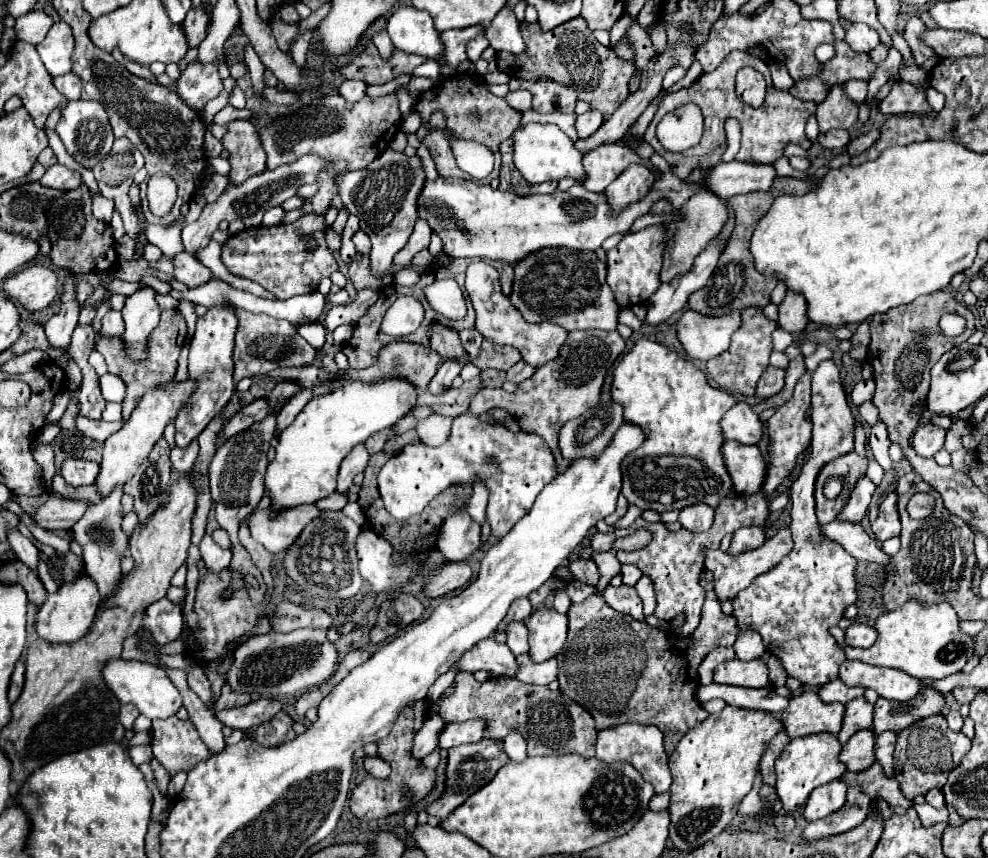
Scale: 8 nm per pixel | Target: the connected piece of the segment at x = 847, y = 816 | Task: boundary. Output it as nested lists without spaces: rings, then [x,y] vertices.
[[[849,788],[845,806],[823,820],[809,822],[805,826],[805,830],[801,832],[801,840],[813,842],[819,838],[837,836],[837,834],[853,830],[855,826],[859,826],[867,818],[869,806],[871,806],[871,798],[865,796],[865,792],[861,792],[861,788]]]

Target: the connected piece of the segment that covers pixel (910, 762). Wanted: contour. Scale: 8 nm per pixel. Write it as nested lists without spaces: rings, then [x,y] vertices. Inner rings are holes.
[[[943,714],[913,722],[909,728],[899,732],[895,748],[895,780],[899,782],[901,792],[907,800],[913,800],[917,794],[927,794],[931,788],[941,788],[949,772],[961,762],[969,748],[971,740],[963,732],[949,730]]]

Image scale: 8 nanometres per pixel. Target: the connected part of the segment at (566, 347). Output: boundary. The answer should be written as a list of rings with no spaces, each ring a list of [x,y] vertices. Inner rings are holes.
[[[573,330],[569,332],[565,344],[559,350],[559,358],[547,362],[545,366],[537,368],[533,378],[519,384],[519,390],[509,394],[505,390],[479,390],[477,396],[473,396],[469,404],[469,414],[481,416],[483,412],[491,408],[503,408],[511,412],[519,428],[523,432],[539,434],[547,446],[553,450],[553,456],[557,460],[557,470],[565,472],[569,466],[569,460],[565,460],[557,446],[557,436],[561,426],[567,420],[573,420],[587,412],[589,408],[597,406],[599,392],[603,386],[603,378],[615,358],[625,350],[625,340],[617,330],[613,332],[601,332],[601,330]]]

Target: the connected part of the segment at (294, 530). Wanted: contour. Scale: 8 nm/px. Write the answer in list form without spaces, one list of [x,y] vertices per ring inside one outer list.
[[[313,504],[283,510],[281,516],[277,514],[275,518],[269,516],[267,508],[267,510],[257,510],[255,514],[249,516],[249,528],[251,536],[259,544],[263,544],[269,552],[279,554],[289,550],[289,546],[293,546],[293,542],[303,532],[305,524],[309,524],[309,520],[315,520],[317,516],[321,516],[321,510]]]

